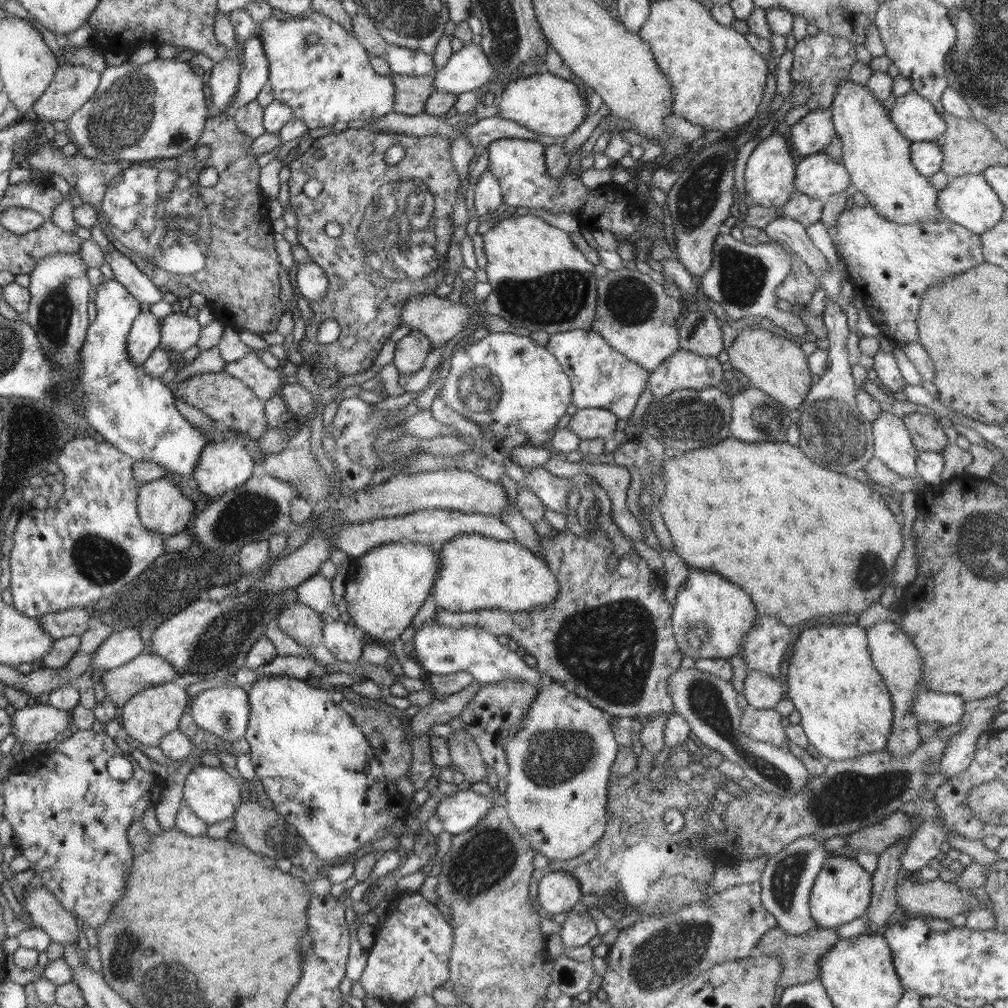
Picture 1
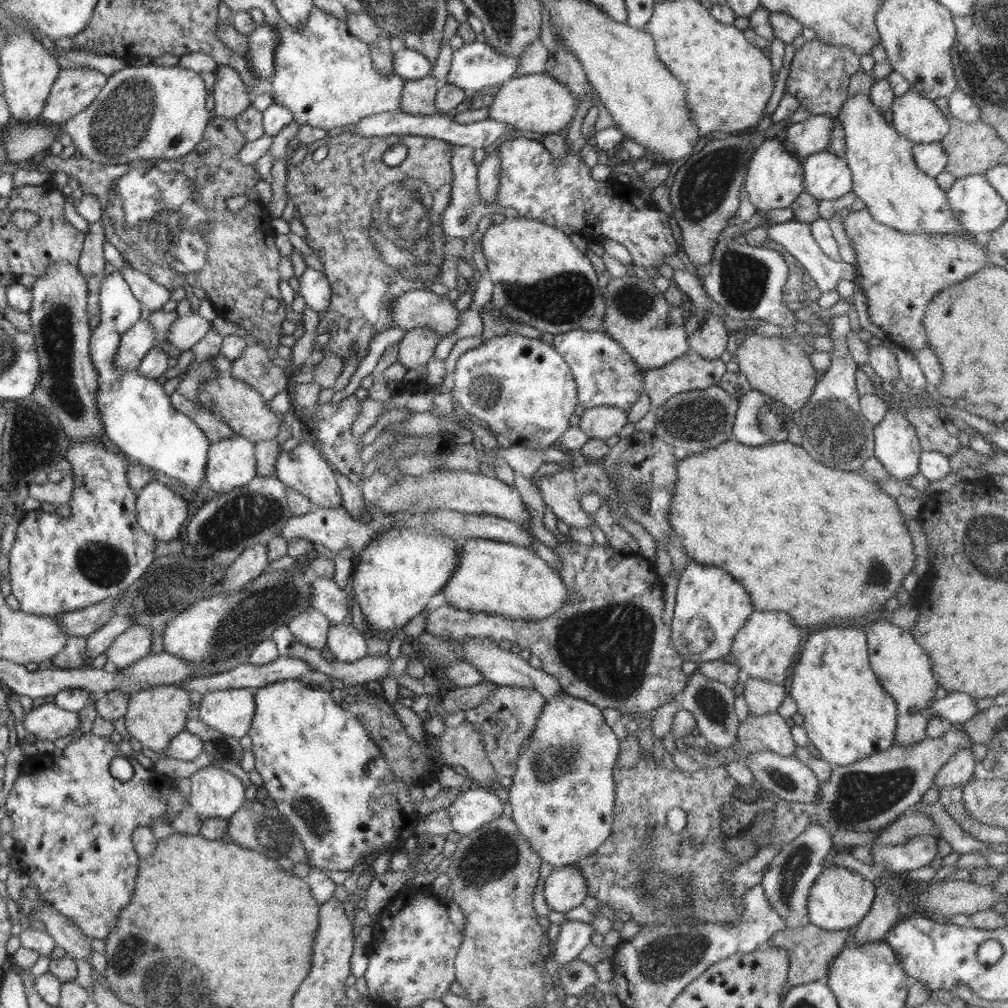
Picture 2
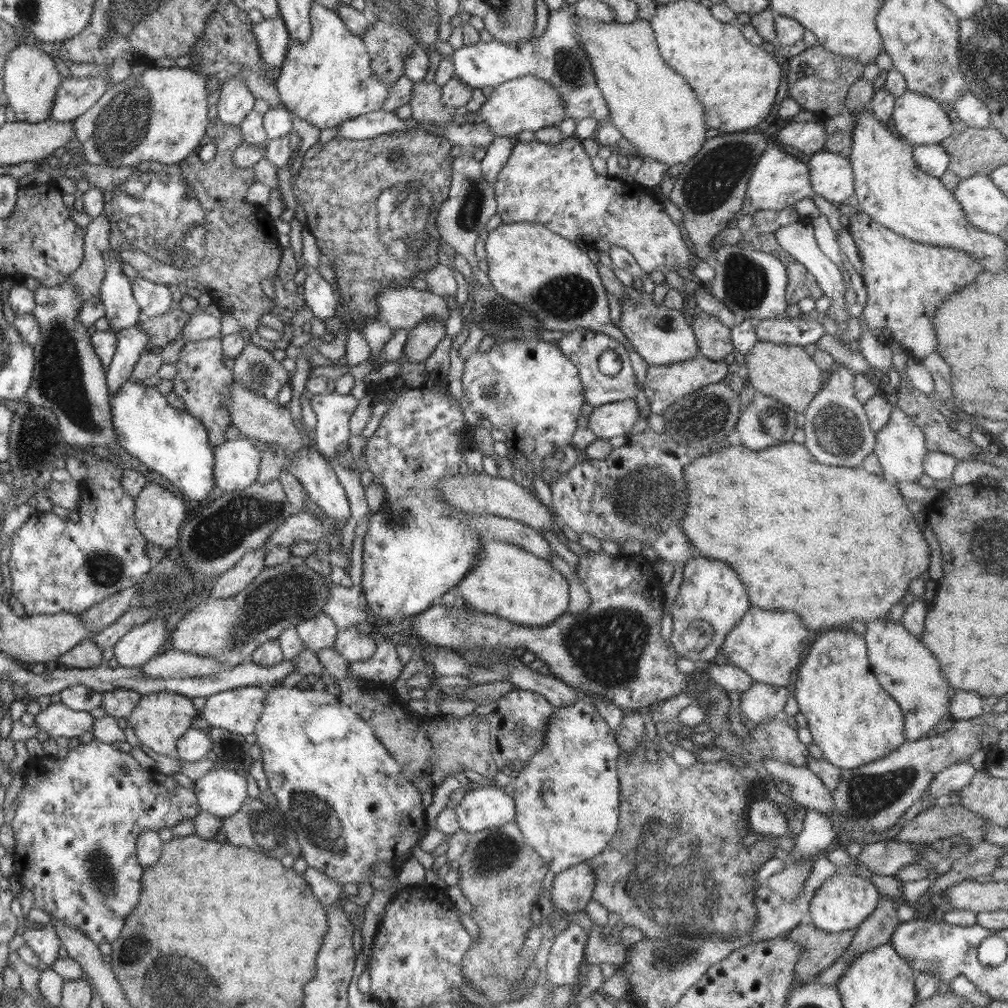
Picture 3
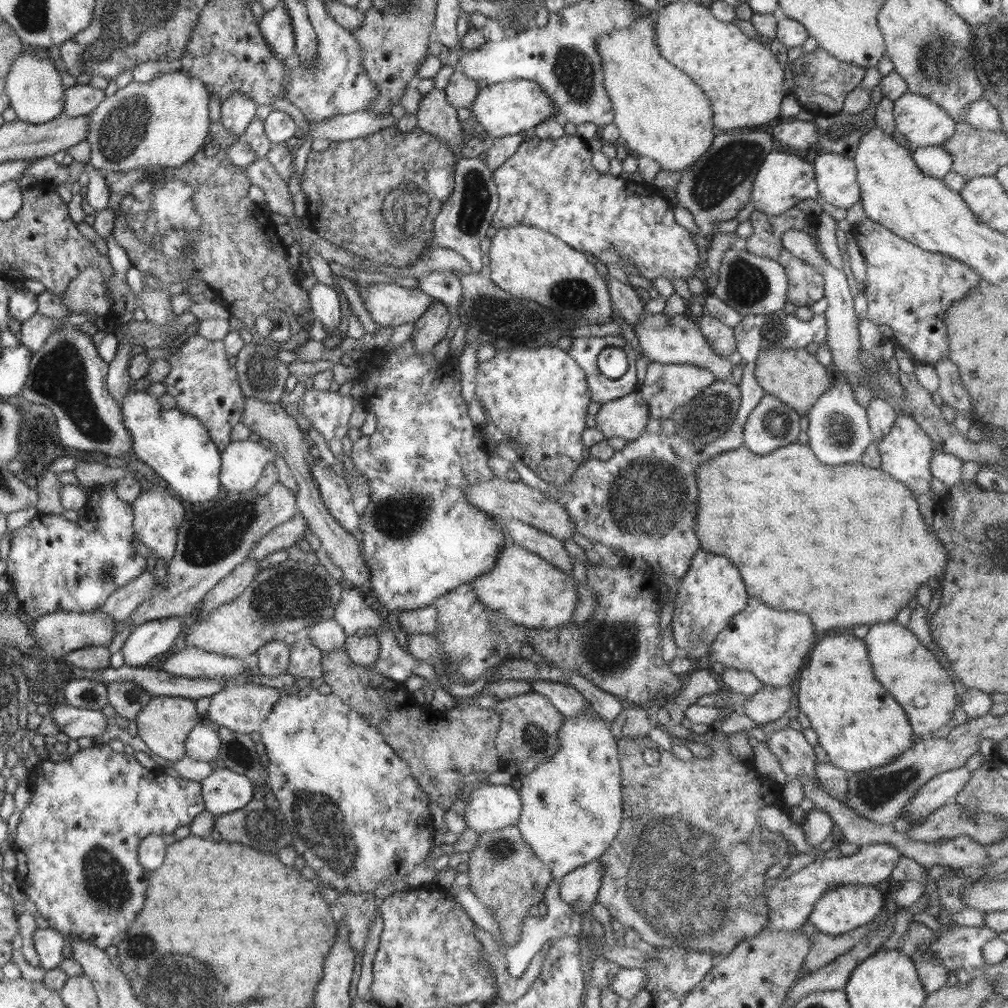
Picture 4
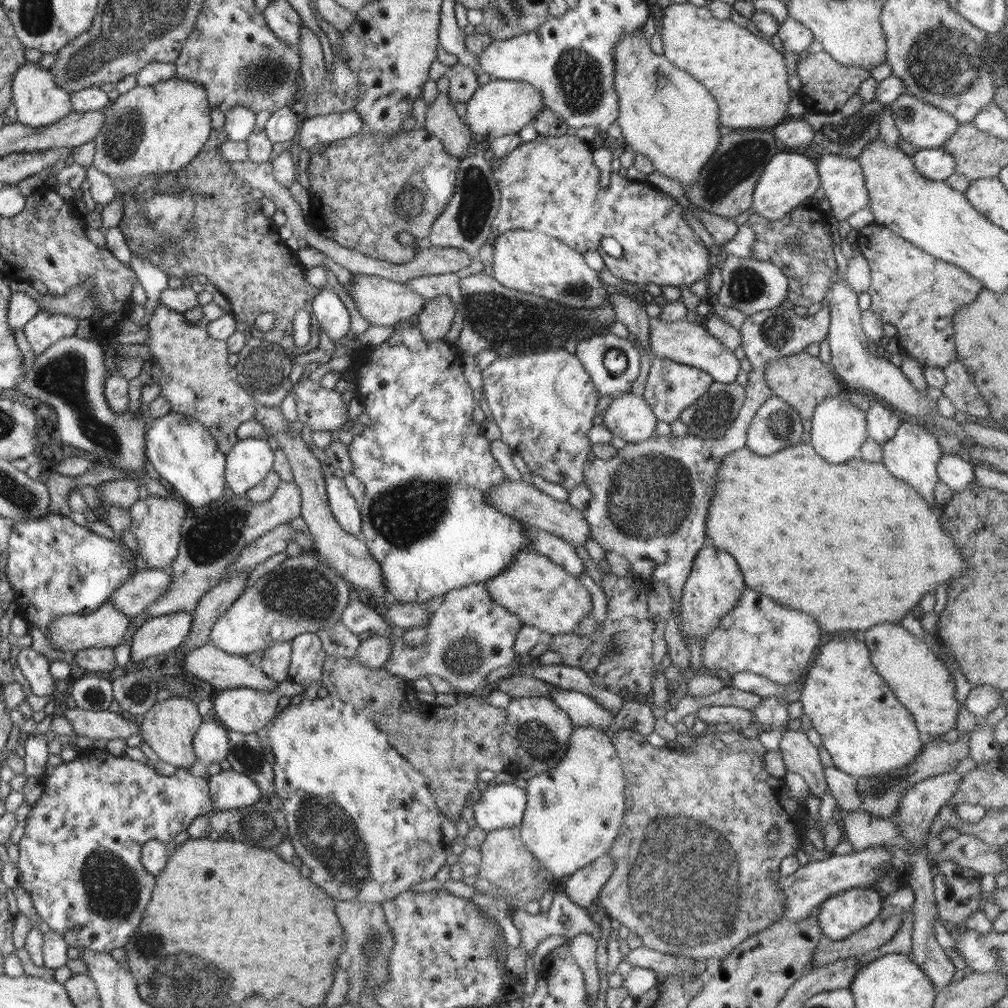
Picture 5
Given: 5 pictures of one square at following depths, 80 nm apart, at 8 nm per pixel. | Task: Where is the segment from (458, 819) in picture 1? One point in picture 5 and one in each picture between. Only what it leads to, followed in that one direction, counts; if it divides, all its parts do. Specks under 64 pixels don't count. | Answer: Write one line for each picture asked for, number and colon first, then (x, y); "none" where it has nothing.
2: (474, 806)
3: (482, 807)
4: (488, 807)
5: (501, 805)

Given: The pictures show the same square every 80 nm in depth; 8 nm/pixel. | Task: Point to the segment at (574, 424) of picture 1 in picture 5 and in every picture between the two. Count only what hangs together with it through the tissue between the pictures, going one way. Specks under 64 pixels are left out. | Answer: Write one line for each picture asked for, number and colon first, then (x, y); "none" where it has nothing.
2: (599, 422)
3: (615, 419)
4: (626, 417)
5: (628, 416)

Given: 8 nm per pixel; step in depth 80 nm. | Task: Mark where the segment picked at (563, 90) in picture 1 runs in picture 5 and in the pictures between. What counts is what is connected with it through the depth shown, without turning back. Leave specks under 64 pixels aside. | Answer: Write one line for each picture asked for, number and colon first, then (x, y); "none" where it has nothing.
2: (535, 102)
3: (528, 103)
4: (510, 107)
5: (502, 107)

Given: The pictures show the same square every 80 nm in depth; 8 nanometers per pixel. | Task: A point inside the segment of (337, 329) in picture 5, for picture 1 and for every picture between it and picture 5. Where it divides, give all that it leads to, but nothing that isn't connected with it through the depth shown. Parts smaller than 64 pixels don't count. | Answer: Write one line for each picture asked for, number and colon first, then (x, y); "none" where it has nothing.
1: (311, 280)
2: (314, 286)
3: (318, 294)
4: (325, 305)

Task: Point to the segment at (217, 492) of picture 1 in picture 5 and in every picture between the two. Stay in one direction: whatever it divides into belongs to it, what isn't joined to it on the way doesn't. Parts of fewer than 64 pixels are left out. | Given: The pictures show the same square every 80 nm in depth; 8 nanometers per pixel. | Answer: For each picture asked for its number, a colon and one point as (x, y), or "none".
2: (231, 464)
3: (236, 467)
4: (242, 462)
5: (248, 461)

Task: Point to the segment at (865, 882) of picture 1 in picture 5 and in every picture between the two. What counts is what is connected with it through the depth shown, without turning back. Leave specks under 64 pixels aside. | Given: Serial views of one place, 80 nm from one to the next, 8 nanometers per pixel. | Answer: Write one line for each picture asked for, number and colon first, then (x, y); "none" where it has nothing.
2: (839, 898)
3: (844, 900)
4: (839, 910)
5: (839, 916)

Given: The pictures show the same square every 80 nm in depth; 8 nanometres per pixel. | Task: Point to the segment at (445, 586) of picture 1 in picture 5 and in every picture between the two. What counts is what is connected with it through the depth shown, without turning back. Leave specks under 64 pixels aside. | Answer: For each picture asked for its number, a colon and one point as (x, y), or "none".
2: (495, 577)
3: (510, 582)
4: (528, 591)
5: (539, 592)

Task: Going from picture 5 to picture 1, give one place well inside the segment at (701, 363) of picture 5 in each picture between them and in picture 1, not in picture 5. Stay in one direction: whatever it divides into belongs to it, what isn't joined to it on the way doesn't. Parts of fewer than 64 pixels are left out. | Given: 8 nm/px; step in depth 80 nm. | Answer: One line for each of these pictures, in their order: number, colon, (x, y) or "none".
1: (634, 315)
2: (651, 330)
3: (661, 335)
4: (677, 339)

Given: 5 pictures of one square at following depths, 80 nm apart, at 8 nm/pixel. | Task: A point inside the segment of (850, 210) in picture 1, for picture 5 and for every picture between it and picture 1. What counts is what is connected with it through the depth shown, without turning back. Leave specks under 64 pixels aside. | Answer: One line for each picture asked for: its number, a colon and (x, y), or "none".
2: (899, 273)
3: (906, 280)
4: (909, 289)
5: (918, 293)

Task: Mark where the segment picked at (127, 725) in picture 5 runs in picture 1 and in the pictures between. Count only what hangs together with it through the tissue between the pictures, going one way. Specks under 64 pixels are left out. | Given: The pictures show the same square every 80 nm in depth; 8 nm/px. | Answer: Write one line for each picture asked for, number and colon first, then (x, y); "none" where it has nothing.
1: (40, 723)
2: (48, 721)
3: (57, 719)
4: (75, 722)

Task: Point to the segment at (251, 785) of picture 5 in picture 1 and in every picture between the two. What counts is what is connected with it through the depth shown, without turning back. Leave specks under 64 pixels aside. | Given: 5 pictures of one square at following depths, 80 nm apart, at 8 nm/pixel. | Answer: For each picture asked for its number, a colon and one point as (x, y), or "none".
1: (212, 794)
2: (214, 793)
3: (221, 792)
4: (224, 791)

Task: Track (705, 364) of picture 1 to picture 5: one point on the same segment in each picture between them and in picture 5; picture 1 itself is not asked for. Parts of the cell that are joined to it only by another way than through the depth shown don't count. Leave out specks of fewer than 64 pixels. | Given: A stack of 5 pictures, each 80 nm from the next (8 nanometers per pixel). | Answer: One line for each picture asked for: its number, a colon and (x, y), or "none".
2: (690, 371)
3: (664, 384)
4: (666, 386)
5: (671, 387)

